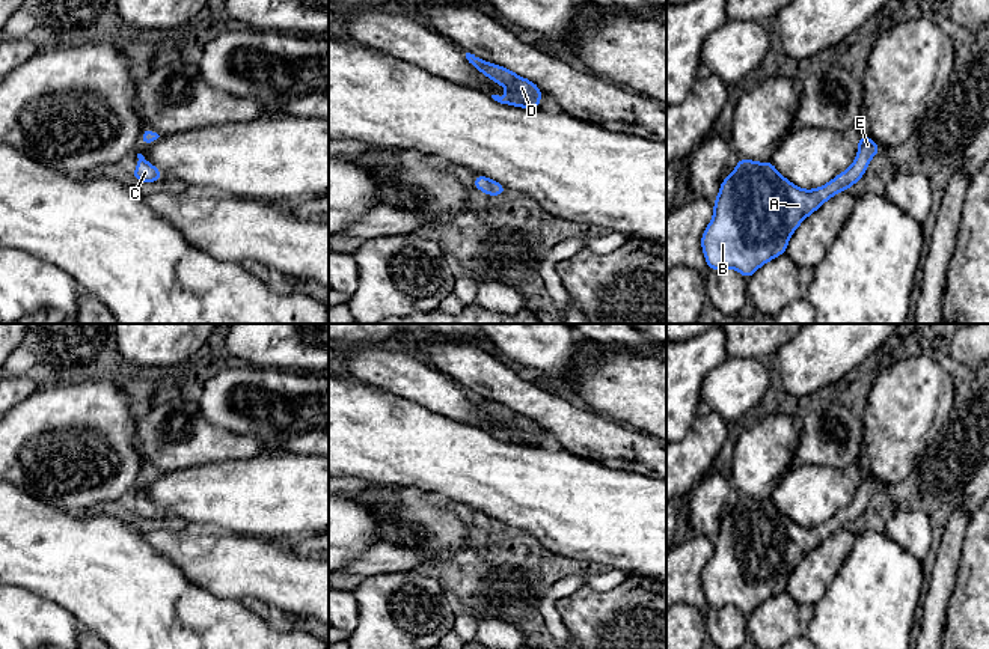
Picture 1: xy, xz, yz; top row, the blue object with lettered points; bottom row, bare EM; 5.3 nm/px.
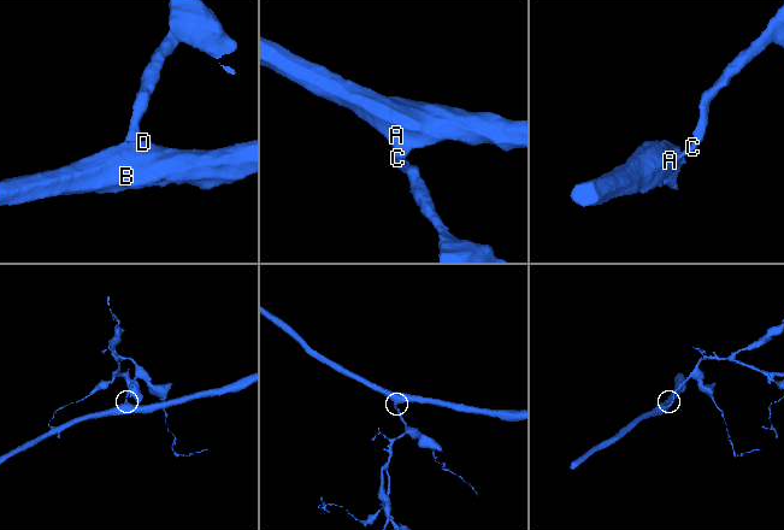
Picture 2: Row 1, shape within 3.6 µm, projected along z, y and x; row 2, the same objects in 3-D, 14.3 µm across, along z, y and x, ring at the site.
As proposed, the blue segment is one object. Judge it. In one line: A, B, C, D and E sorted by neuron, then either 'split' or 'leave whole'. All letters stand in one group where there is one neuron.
groups A B C D E; leave whole

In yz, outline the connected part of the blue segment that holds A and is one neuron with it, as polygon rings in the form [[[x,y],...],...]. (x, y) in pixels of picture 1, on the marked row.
[[[861,136],[853,164],[816,190],[796,187],[778,173],[772,161],[755,163],[740,158],[733,173],[722,181],[713,203],[713,218],[701,236],[701,247],[709,268],[715,271],[734,268],[745,279],[749,279],[761,265],[785,253],[790,236],[810,214],[838,191],[850,190],[864,176],[870,160],[877,152],[880,152],[880,146],[870,137]]]

